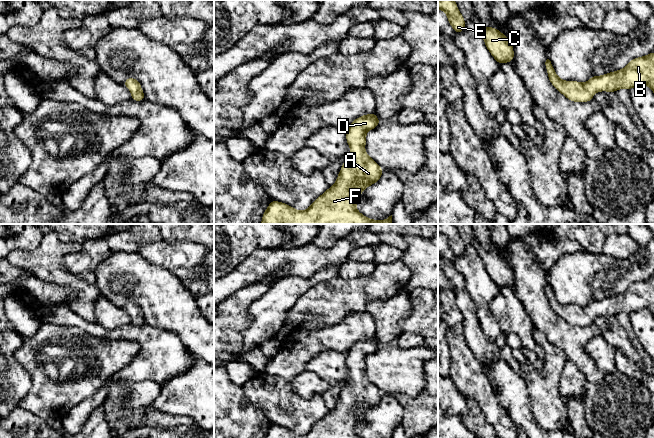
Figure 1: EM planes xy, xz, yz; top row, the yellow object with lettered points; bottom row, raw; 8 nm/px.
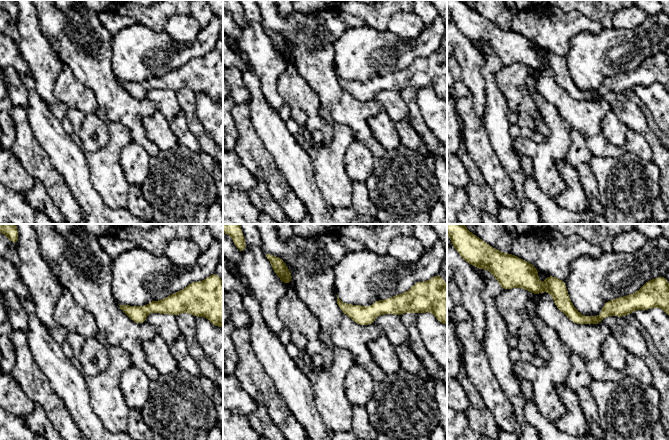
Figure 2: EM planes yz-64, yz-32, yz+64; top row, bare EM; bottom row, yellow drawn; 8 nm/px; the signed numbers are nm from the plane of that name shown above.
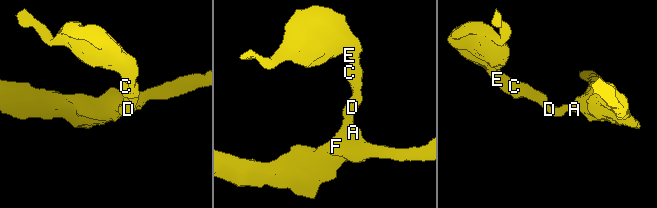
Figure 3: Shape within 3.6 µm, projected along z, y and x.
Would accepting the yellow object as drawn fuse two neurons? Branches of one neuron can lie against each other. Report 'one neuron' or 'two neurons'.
one neuron

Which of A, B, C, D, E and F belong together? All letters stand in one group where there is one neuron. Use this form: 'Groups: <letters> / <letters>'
Groups: A B C D E F

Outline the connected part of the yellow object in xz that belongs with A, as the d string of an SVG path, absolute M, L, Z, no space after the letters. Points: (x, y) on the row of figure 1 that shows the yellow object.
M375 113L362 115L347 128L346 140L352 149L350 155L343 162L336 183L319 196L307 210L297 211L287 204L272 200L262 216L261 224L393 224L392 215L384 221L378 221L369 219L356 210L356 202L363 190L378 182L384 171L364 151L366 132L377 127L379 121Z

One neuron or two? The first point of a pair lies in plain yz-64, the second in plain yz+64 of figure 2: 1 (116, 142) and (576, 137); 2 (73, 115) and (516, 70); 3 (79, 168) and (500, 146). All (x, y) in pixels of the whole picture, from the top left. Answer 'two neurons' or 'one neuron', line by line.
1: two neurons
2: two neurons
3: two neurons

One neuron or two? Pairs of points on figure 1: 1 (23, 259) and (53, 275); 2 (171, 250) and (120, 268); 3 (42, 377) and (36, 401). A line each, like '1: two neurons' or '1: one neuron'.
1: one neuron
2: two neurons
3: one neuron

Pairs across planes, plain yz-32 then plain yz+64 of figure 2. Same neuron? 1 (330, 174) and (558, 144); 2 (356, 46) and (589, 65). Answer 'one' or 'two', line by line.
1: one
2: one

